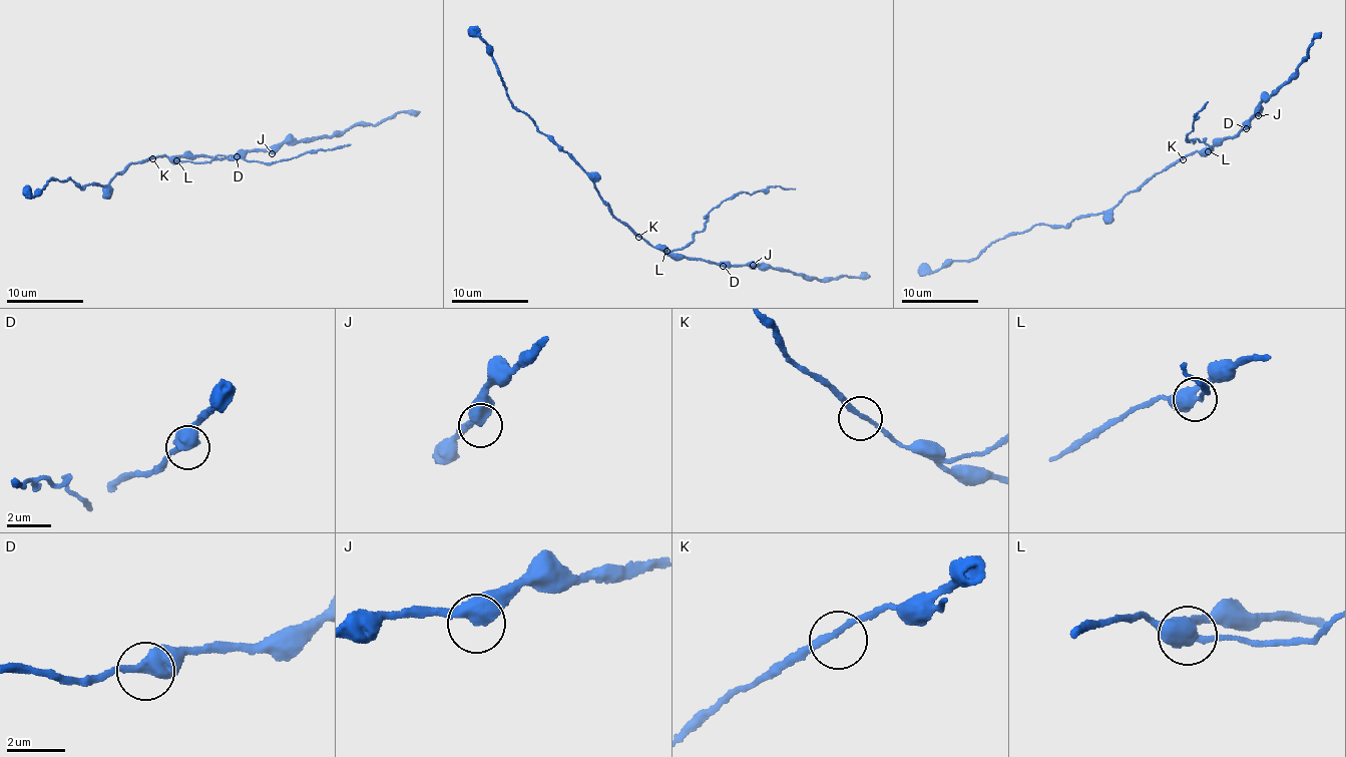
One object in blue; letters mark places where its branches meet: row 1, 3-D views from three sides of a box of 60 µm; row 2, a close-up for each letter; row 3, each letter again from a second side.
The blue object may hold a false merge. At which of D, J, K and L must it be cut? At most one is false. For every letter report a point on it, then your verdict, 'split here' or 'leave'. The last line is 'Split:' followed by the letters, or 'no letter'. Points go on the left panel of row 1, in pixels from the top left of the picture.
D: at (237, 156); leave
J: at (272, 153); leave
K: at (152, 158); leave
L: at (176, 160); split here
Split: L

